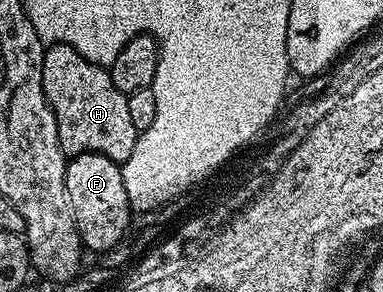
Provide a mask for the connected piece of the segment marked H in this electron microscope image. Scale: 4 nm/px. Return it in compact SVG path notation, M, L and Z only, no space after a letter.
M52 43L43 53L43 88L57 121L64 156L101 153L121 165L133 153L140 132L129 117L127 96L113 85L108 68L81 57L69 45Z

